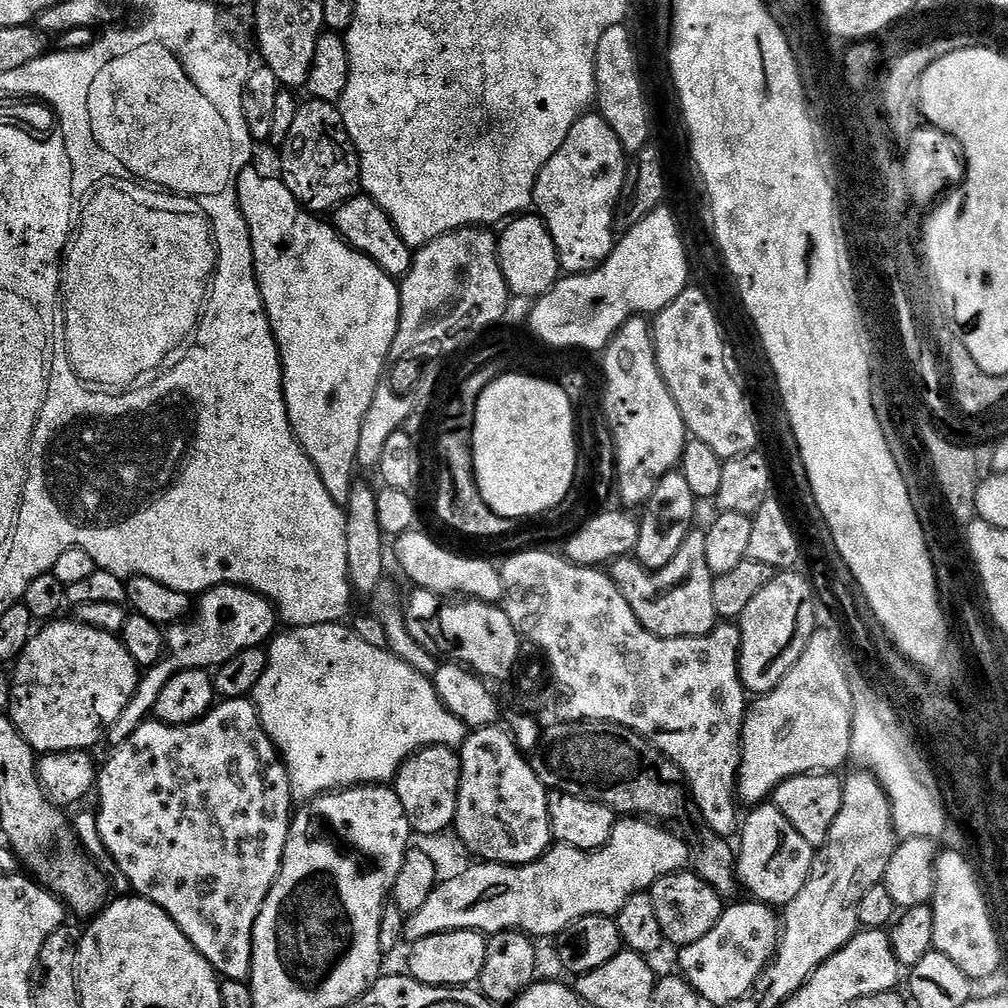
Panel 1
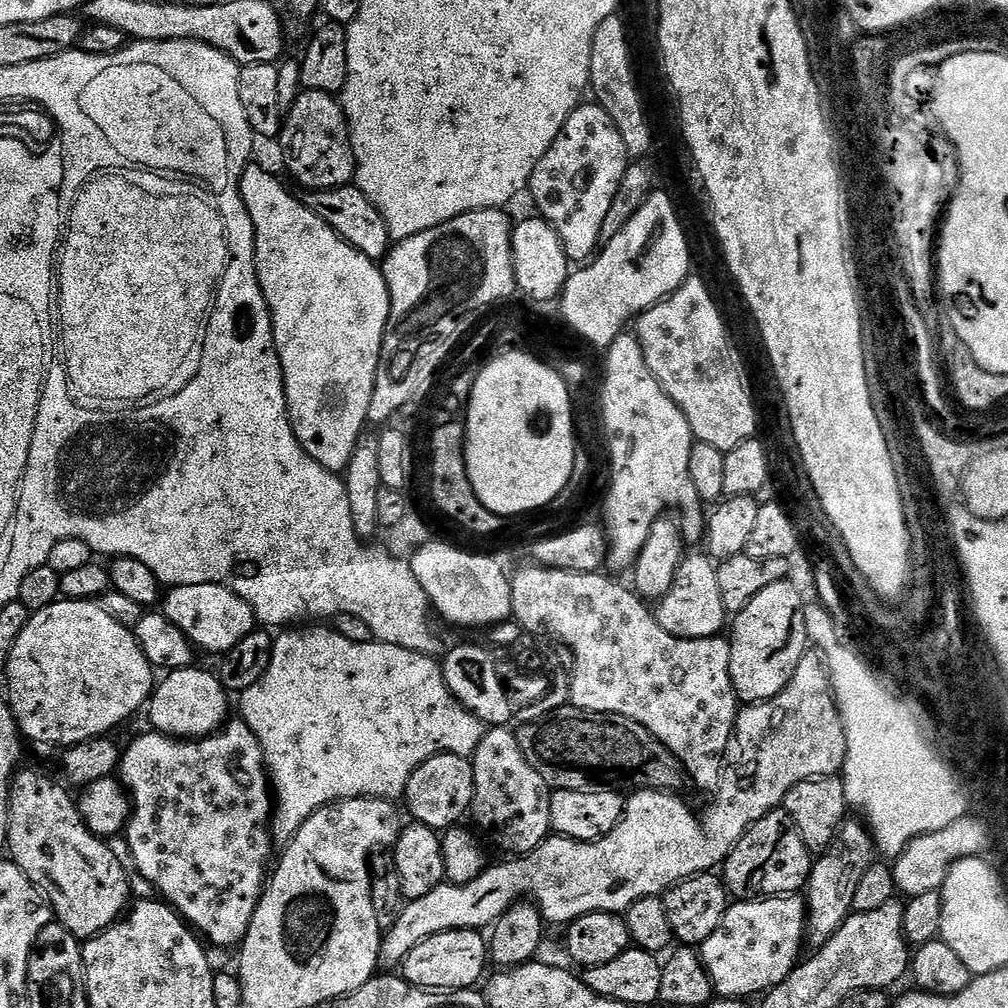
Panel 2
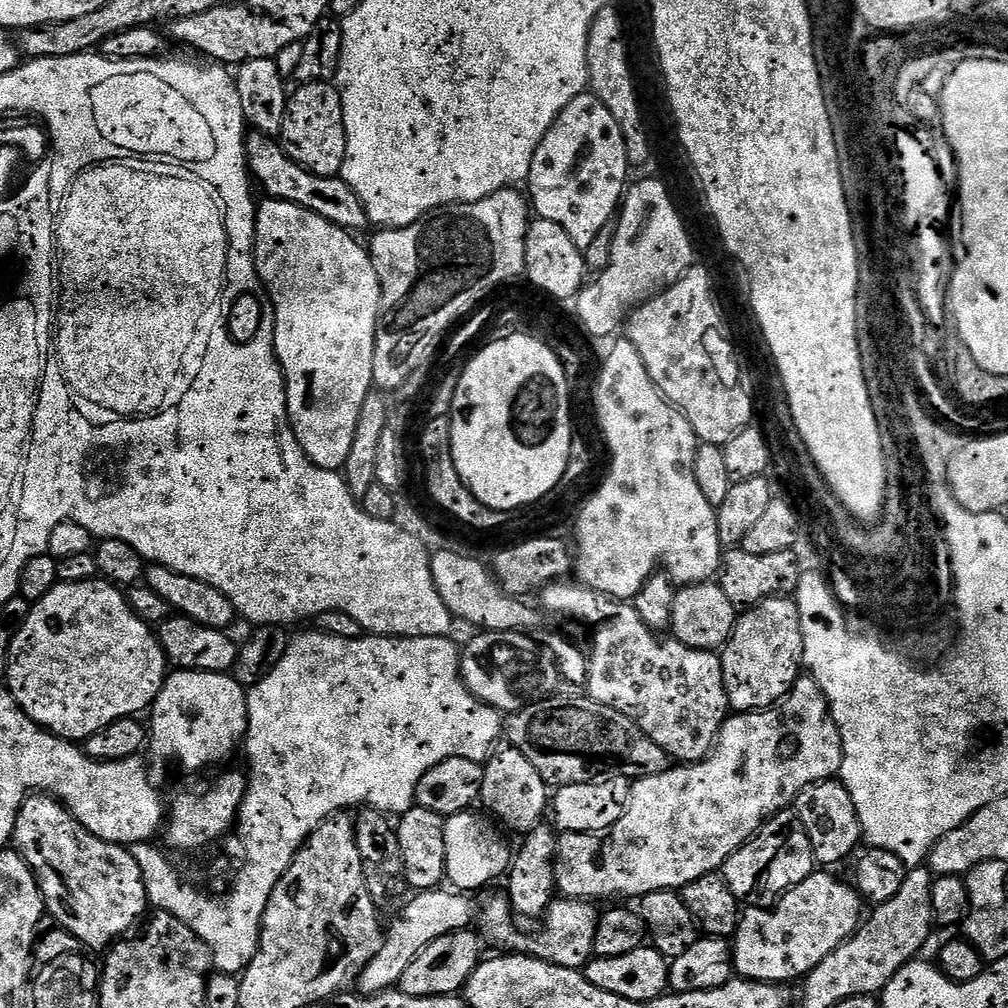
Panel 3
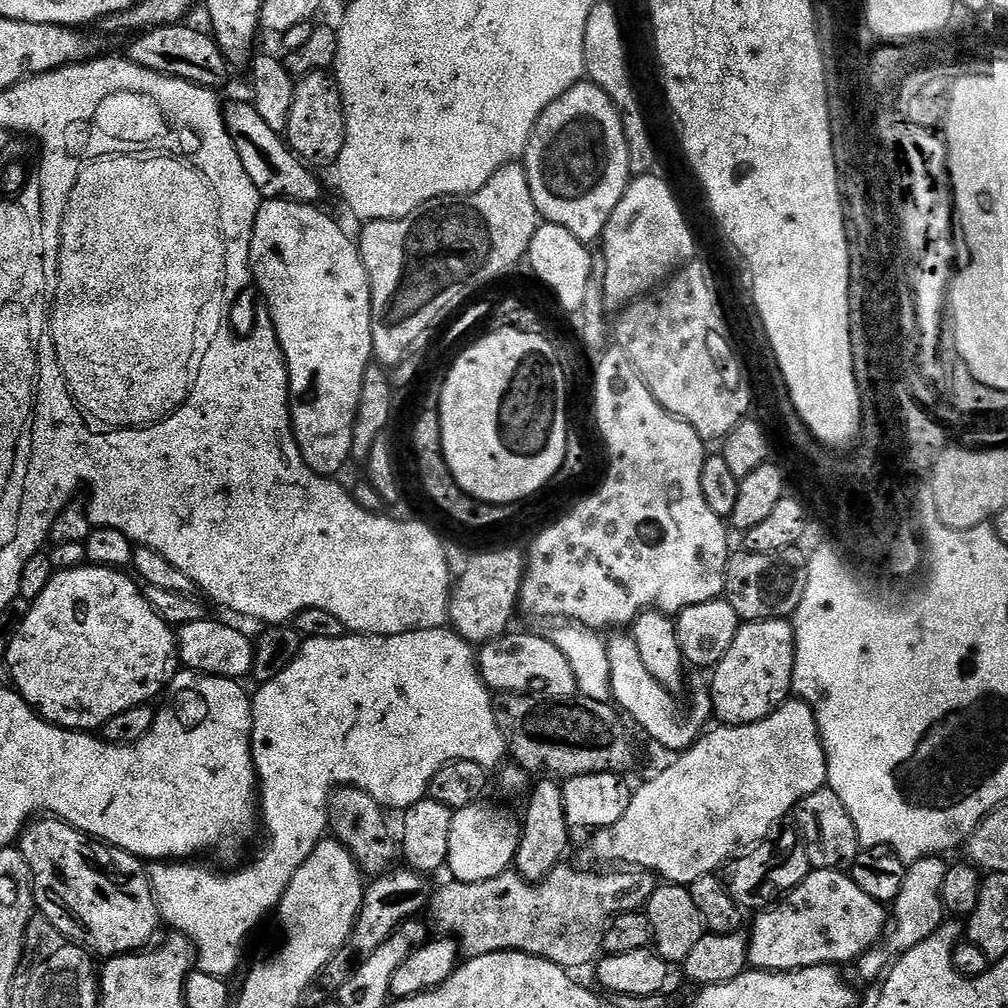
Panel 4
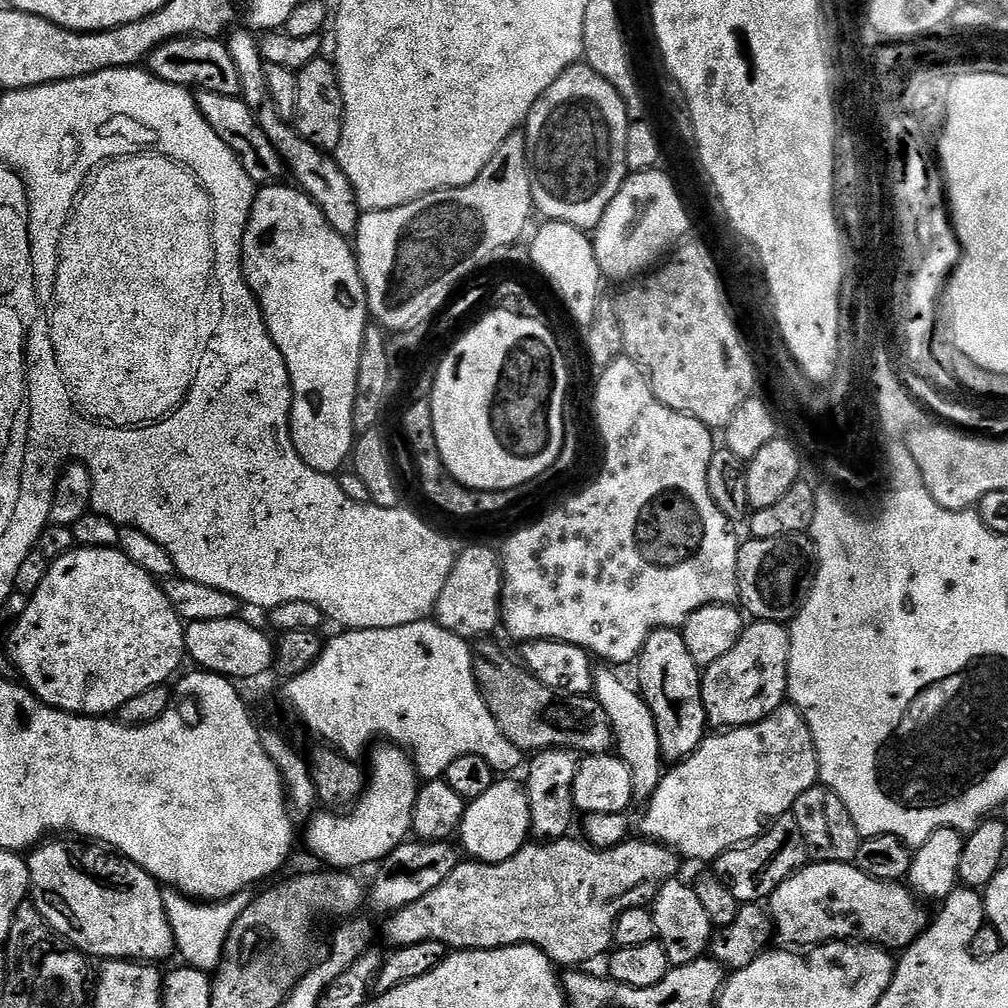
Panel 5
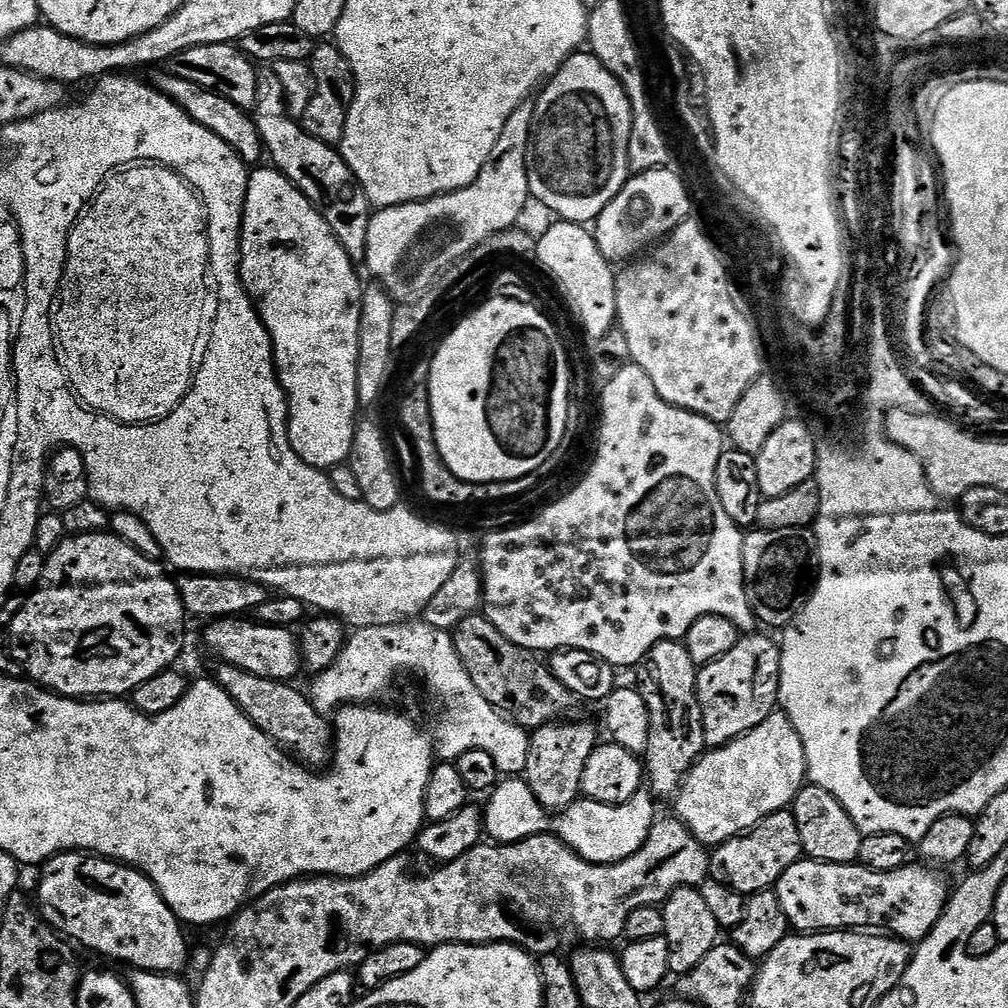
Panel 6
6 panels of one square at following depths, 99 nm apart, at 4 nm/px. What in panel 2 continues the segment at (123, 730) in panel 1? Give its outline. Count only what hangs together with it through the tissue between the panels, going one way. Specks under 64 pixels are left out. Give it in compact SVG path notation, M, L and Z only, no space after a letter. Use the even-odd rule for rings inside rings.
M221 584L169 587L162 600L162 611L164 617L174 622L174 626L178 626L182 634L186 634L193 649L200 651L201 648L204 652L227 654L234 646L238 646L238 642L242 642L242 638L258 628L251 606Z

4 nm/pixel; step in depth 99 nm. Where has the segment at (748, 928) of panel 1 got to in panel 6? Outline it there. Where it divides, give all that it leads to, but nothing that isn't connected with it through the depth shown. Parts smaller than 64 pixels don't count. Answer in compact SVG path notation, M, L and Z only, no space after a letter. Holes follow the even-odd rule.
M801 858L776 883L774 889L782 910L786 910L789 925L797 933L843 932L845 930L879 930L905 942L925 940L934 930L938 918L942 918L948 905L950 884L944 881L943 871L933 871L931 867L920 862L910 862L905 868L893 872L871 872L858 862L855 864L823 864L817 860Z

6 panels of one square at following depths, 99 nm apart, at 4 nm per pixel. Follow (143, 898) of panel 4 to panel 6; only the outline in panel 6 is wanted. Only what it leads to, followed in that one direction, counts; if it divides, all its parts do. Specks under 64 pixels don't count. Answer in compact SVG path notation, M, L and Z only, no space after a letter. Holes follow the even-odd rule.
M60 852L57 856L49 856L43 861L44 873L40 876L40 904L38 900L38 911L44 917L46 923L55 928L61 936L69 941L81 944L84 948L89 948L92 952L97 952L100 956L109 956L112 960L121 960L122 963L128 964L132 968L141 968L147 972L167 972L169 974L183 973L183 968L187 969L190 964L190 943L184 937L185 929L182 927L181 920L176 917L166 906L164 899L160 897L160 891L152 885L150 877L139 872L136 868L130 868L126 864L119 863L115 860L109 860L107 856L97 856L91 852Z

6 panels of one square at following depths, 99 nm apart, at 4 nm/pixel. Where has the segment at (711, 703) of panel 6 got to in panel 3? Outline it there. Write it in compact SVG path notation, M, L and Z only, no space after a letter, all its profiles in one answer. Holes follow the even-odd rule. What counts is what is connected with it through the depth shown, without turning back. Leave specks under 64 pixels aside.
M775 596L747 609L737 619L732 637L724 645L720 656L729 709L733 713L739 714L742 712L758 712L762 708L770 708L773 704L779 704L788 695L788 691L794 687L796 681L800 679L803 659L802 622L795 599Z

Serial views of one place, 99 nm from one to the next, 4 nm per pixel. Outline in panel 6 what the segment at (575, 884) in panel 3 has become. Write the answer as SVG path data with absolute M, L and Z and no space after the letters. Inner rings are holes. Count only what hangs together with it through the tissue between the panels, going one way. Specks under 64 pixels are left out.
M777 710L771 712L766 722L754 726L754 730L742 734L737 740L731 740L721 748L705 751L674 797L675 815L697 836L701 844L715 846L748 832L770 814L785 811L807 780L808 763L802 738L798 738L798 730L794 730L794 722L790 722L787 714Z

